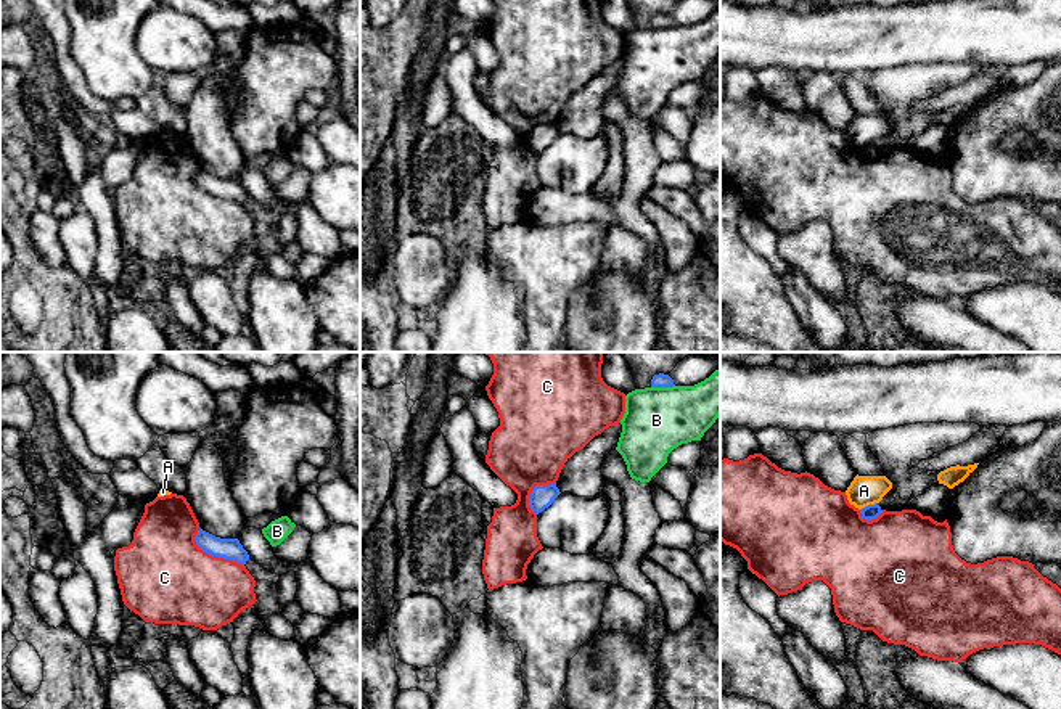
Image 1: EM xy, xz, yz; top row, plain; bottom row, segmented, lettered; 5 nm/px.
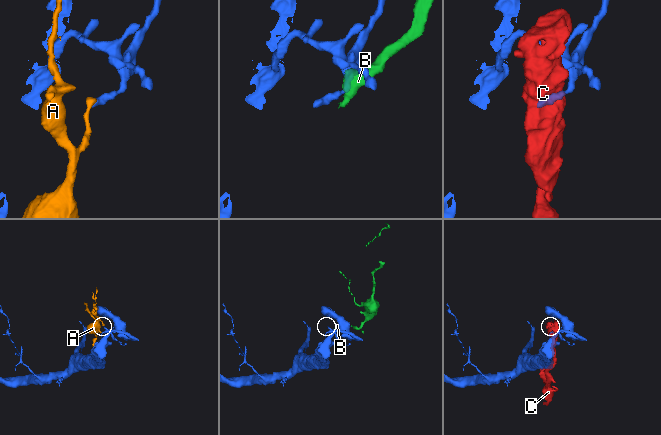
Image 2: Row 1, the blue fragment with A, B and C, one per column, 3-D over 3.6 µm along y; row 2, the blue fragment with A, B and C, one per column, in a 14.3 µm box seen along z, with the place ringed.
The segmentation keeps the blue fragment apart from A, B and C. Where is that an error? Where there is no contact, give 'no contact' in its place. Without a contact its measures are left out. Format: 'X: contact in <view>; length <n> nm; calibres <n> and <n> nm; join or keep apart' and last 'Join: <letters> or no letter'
A: contact in yz; length 100 nm; calibres 80 and 150 nm; keep apart
B: contact in xz; length 120 nm; calibres 70 and 320 nm; keep apart
C: contact in xy; length 300 nm; calibres 110 and 440 nm; keep apart
Join: no letter

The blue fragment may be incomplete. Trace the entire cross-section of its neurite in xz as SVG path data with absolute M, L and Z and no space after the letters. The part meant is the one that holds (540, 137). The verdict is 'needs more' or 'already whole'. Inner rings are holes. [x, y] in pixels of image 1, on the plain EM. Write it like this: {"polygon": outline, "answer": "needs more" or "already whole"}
{"polygon": "M556 124L535 125L529 137L529 146L539 154L545 148L548 148L559 133L561 132Z", "answer": "already whole"}

